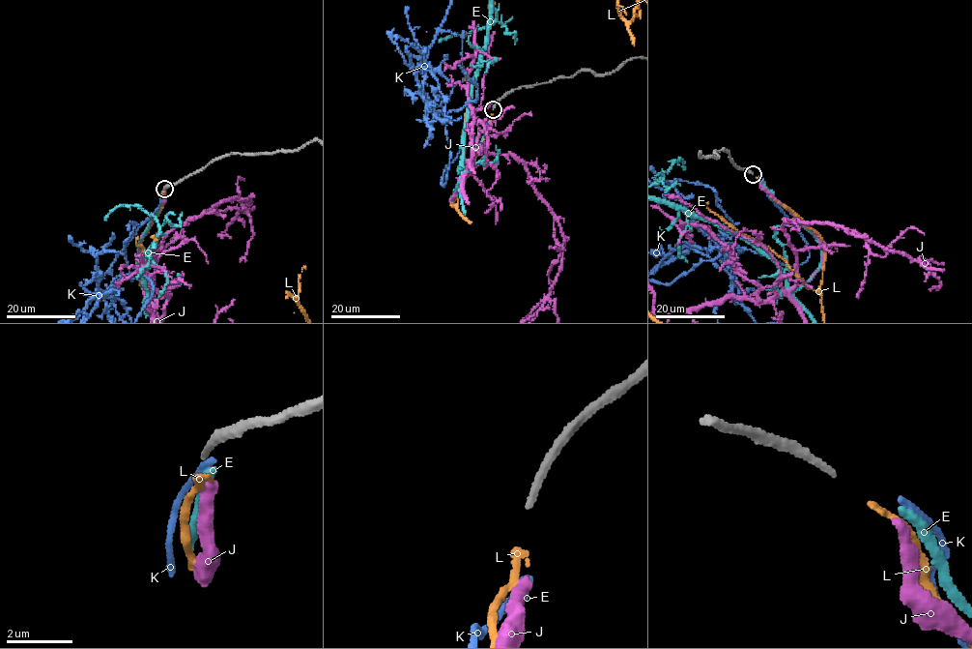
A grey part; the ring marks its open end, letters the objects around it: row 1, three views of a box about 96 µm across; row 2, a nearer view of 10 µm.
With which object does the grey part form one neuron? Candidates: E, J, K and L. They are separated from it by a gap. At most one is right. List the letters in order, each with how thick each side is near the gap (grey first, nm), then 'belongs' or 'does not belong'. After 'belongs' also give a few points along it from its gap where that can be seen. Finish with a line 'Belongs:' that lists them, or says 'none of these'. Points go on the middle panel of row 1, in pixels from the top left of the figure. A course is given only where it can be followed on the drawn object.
E: 190 nm thick on the grey side, 320 nm on the other; does not belong
J: 190 nm thick on the grey side, 320 nm on the other; does not belong
K: 190 nm thick on the grey side, 220 nm on the other; does not belong
L: 190 nm thick on the grey side, 200 nm on the other; belongs
Belongs: L

